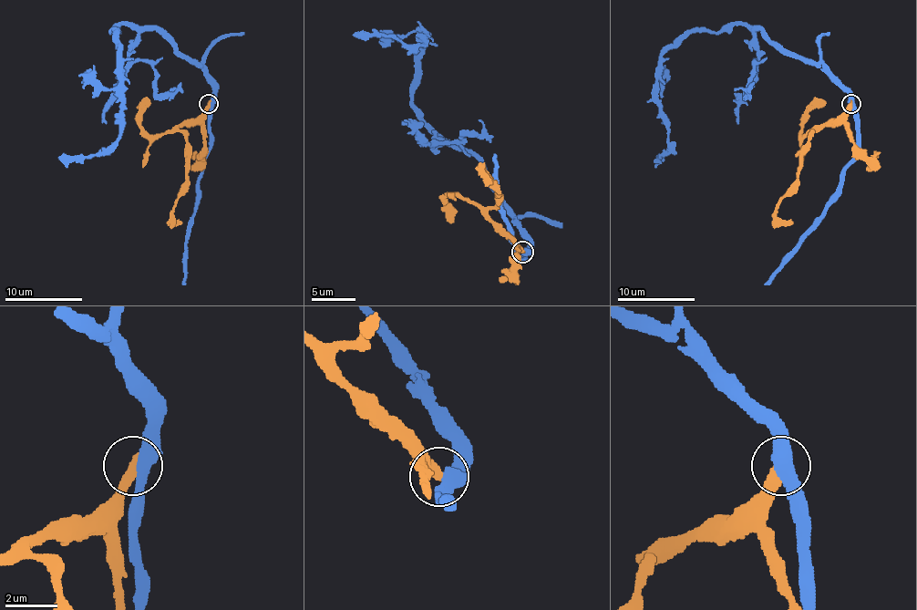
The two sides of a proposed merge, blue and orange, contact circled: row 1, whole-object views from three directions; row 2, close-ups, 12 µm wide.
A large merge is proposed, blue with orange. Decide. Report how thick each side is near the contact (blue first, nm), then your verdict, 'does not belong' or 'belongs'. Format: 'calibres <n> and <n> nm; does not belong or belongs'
calibres 480 and 420 nm; does not belong

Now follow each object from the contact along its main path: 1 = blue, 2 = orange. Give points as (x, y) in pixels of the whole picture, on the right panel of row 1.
1: (850, 103), (815, 67), (759, 30), (726, 24), (687, 32), (662, 55), (658, 115), (668, 148), (658, 160)
2: (850, 103), (835, 120), (827, 120), (815, 129), (808, 142), (798, 182), (777, 208), (778, 218), (792, 223)

